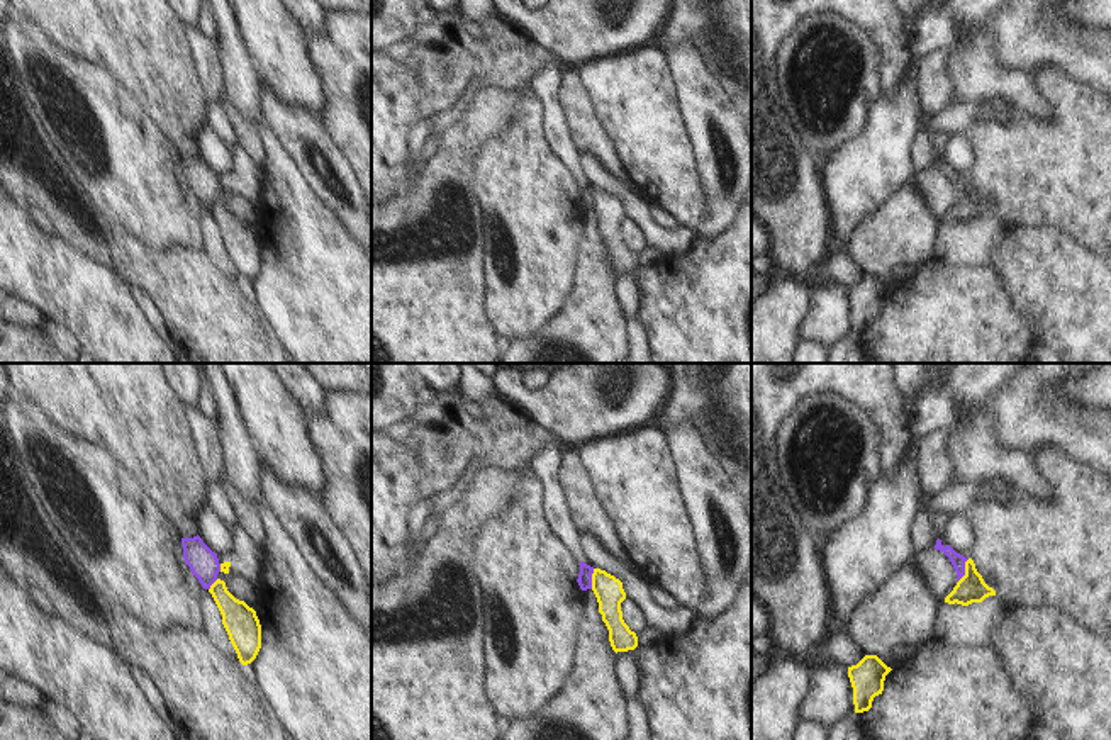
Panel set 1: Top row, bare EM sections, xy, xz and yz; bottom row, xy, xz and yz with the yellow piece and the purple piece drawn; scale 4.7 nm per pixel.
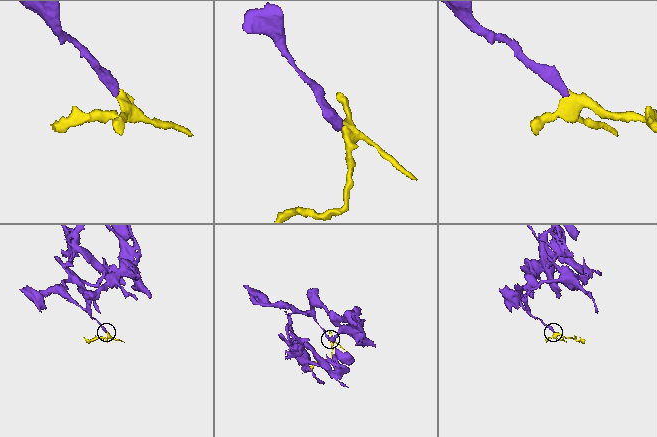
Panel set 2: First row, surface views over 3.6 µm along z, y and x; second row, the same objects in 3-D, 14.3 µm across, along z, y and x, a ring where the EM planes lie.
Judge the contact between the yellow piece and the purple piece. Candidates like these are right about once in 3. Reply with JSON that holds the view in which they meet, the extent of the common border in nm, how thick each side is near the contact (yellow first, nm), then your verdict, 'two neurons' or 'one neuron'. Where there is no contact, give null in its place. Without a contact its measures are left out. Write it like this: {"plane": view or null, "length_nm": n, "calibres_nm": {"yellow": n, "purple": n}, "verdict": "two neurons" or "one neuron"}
{"plane": "yz", "length_nm": 120, "calibres_nm": {"yellow": 140, "purple": 70}, "verdict": "two neurons"}

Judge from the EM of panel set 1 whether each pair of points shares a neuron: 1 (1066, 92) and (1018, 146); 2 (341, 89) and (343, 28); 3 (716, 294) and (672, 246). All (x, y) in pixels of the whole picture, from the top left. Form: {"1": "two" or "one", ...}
{"1": "one", "2": "one", "3": "two"}

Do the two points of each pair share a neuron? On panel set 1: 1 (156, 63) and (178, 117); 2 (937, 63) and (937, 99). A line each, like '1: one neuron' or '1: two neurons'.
1: one neuron
2: one neuron

